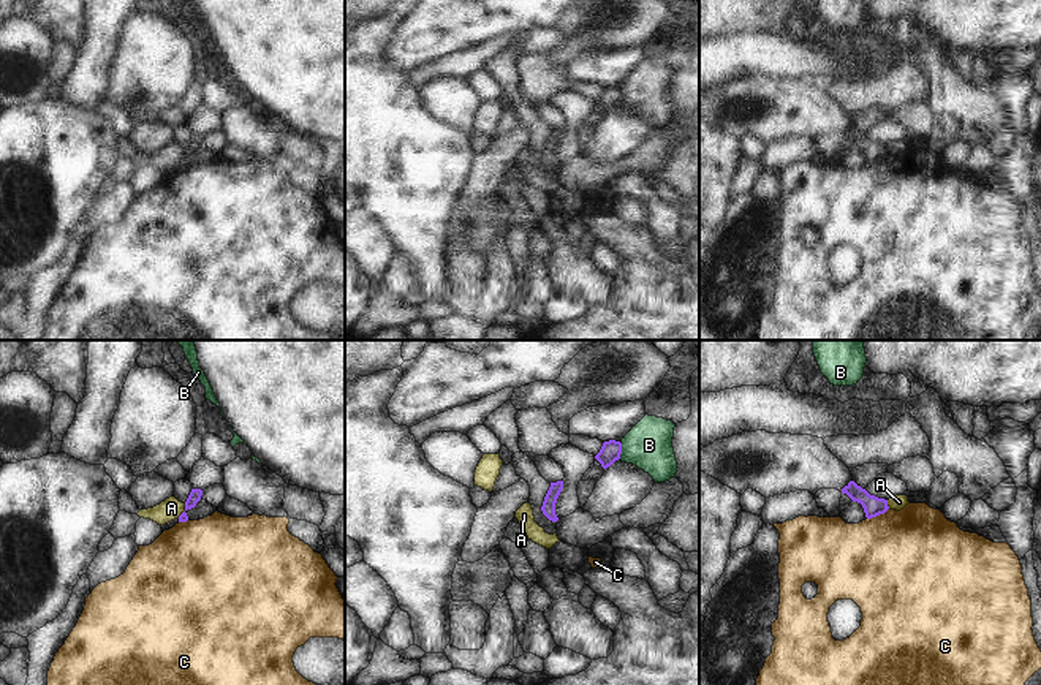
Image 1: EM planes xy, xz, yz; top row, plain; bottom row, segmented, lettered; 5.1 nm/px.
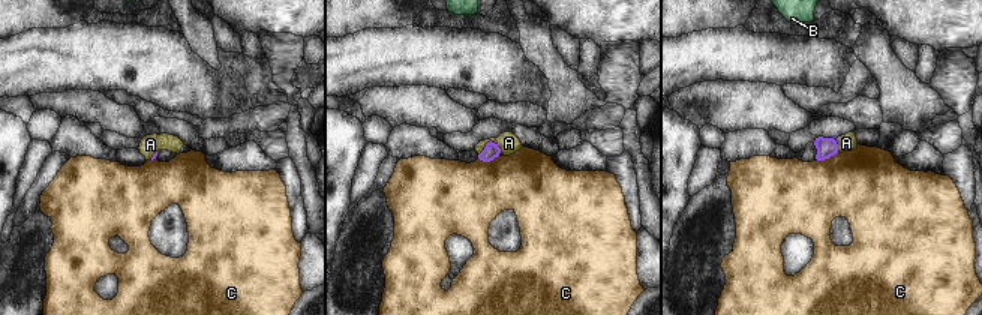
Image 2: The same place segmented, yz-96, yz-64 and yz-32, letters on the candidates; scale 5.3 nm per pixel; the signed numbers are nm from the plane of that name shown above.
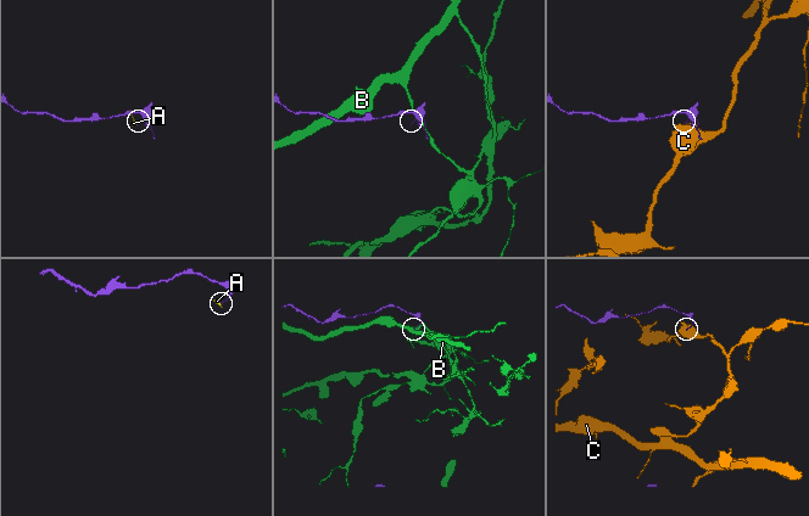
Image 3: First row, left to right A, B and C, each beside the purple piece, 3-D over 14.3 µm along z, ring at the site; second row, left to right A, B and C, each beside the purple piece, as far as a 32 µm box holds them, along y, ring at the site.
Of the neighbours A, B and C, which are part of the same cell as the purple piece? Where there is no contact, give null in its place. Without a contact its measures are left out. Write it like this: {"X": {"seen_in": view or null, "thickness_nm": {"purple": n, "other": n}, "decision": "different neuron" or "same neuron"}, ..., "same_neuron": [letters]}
{"A": {"seen_in": "xy", "thickness_nm": {"purple": 60, "other": 110}, "decision": "different neuron"}, "B": {"seen_in": "xz", "thickness_nm": {"purple": 100, "other": 240}, "decision": "different neuron"}, "C": {"seen_in": "yz", "thickness_nm": {"purple": 100, "other": 480}, "decision": "different neuron"}, "same_neuron": []}

